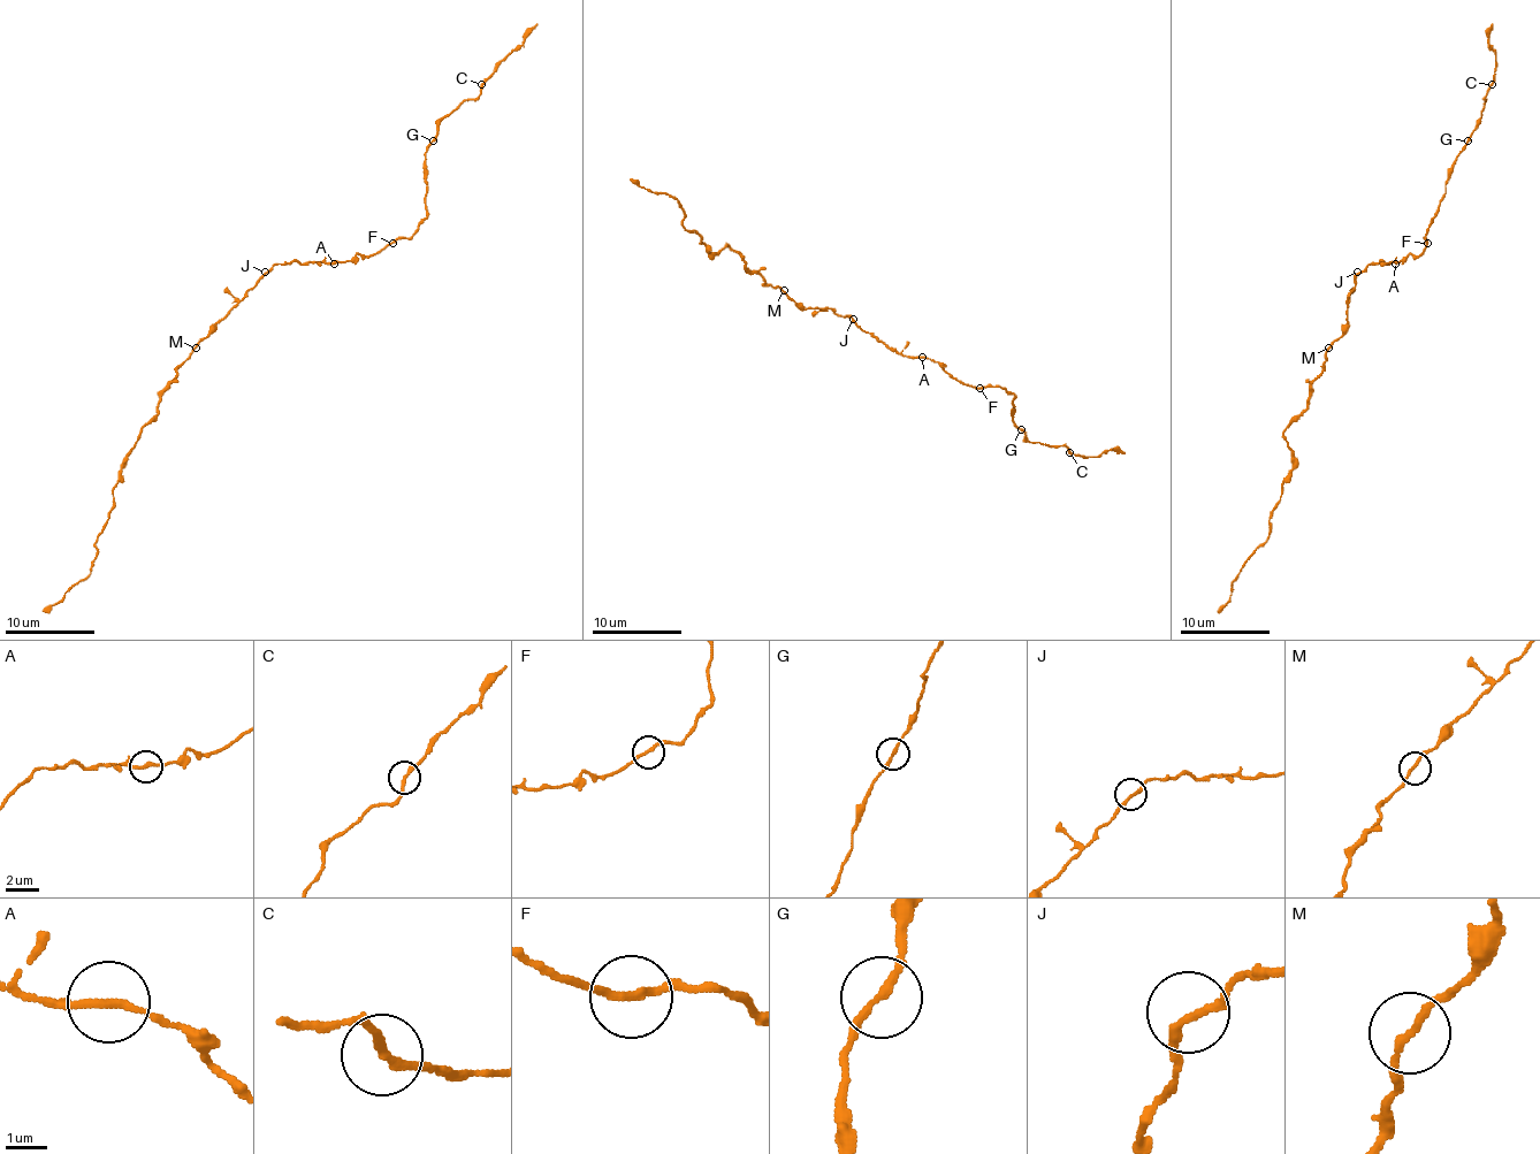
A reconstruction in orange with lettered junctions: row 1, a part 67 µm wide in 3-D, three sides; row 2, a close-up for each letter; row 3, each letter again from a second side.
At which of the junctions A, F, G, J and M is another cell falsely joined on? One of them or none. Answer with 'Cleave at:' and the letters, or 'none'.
Cleave at: none

